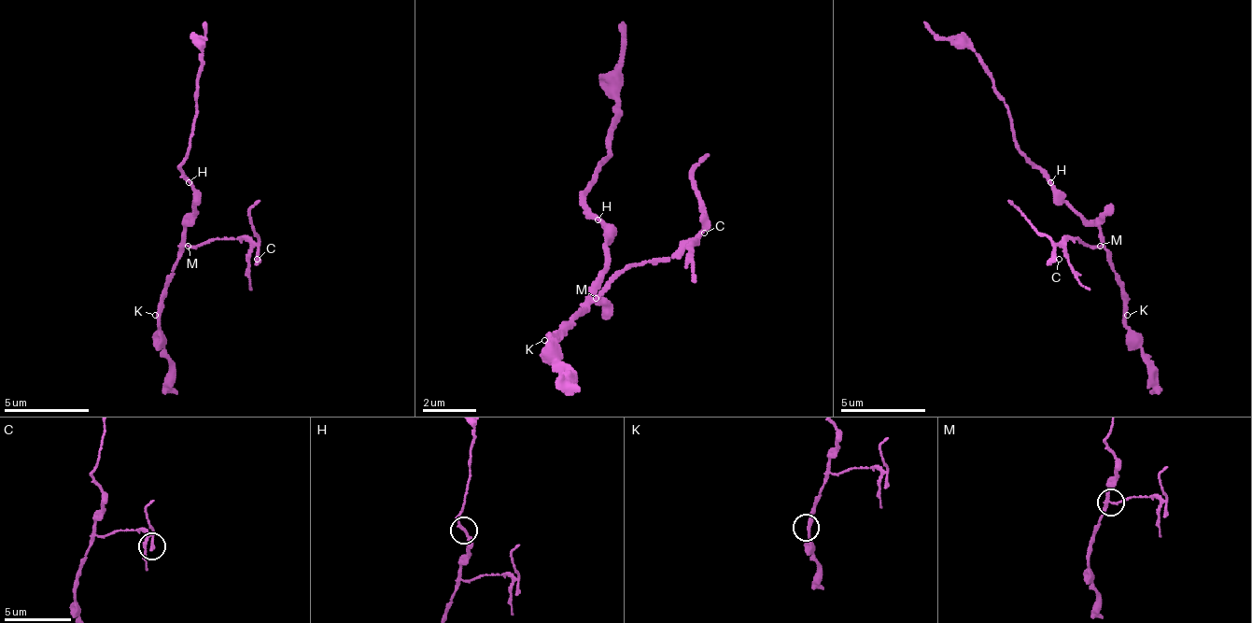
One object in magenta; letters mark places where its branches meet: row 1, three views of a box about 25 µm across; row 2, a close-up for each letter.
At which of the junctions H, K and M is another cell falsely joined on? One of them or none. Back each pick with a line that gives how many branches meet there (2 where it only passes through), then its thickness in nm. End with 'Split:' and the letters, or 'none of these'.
M: 3 | 190 nm
Split: M

